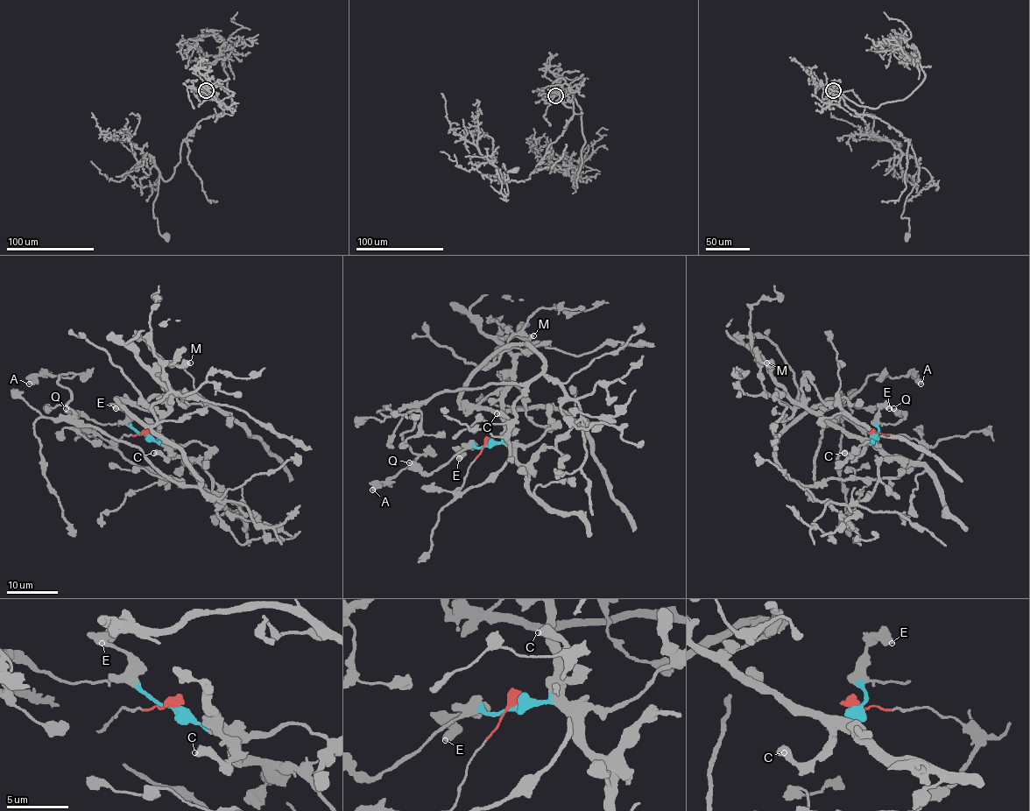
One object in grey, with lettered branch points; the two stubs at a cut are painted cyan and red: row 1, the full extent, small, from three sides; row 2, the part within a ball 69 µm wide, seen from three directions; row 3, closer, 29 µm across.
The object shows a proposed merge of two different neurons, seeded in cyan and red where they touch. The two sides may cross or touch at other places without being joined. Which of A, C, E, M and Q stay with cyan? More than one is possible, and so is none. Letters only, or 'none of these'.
C, E, M, Q

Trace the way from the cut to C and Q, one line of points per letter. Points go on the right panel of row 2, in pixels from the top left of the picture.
C: (876, 433), (874, 440), (851, 457), (845, 453)
Q: (876, 433), (879, 423), (893, 425), (905, 416), (893, 408)

